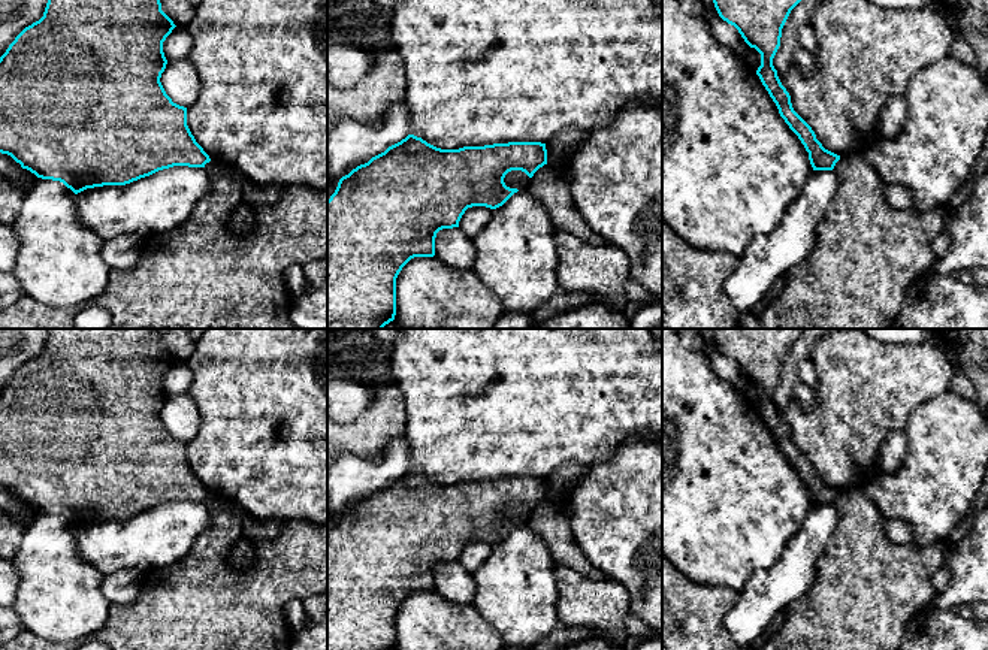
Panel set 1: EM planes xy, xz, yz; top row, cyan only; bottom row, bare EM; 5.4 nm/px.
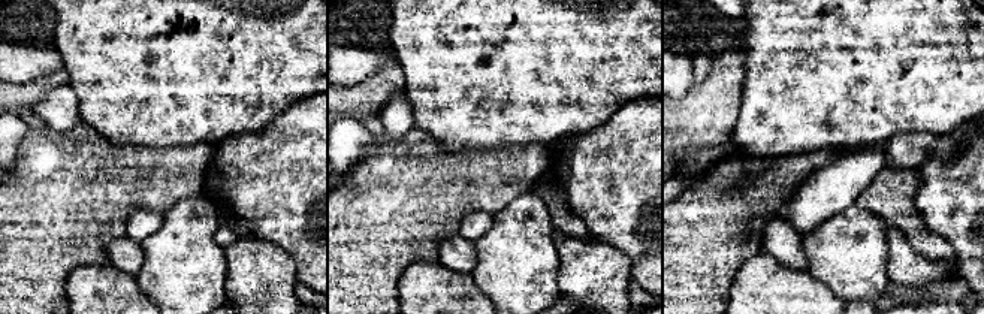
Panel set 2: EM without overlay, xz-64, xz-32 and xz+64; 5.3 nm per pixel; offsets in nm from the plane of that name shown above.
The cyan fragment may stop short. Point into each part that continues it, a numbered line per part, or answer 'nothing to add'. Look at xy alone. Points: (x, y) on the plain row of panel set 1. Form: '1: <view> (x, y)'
nothing to add

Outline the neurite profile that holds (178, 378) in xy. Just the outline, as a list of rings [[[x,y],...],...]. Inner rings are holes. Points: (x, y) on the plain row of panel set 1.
[[[178,360],[163,377],[163,387],[167,396],[184,393],[193,381],[191,369],[187,362]]]

